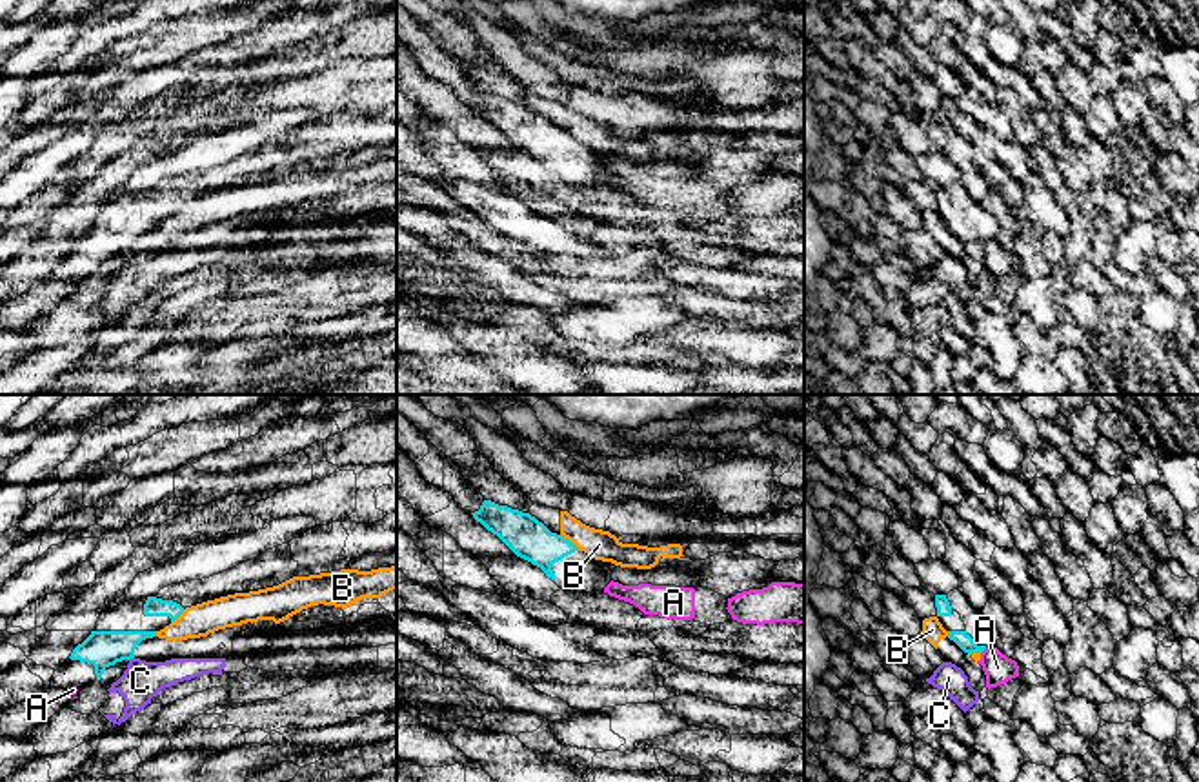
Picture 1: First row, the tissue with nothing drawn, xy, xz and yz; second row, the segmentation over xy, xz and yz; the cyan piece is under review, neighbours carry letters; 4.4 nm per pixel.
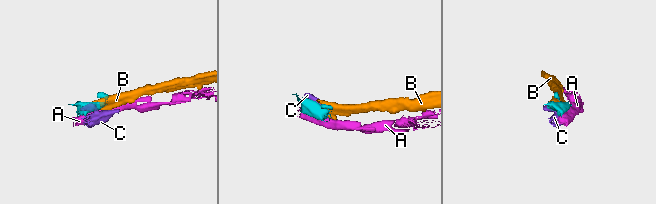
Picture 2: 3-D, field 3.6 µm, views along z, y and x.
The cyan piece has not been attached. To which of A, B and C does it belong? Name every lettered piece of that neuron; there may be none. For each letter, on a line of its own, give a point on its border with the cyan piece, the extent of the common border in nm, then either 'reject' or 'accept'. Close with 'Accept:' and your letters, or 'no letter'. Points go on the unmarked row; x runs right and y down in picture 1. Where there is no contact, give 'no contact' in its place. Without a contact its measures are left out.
A: contact yz (983, 242); length 40 nm; reject
B: contact xz (572, 135); length 120 nm; reject
C: contact xy (131, 250); length 30 nm; reject
Accept: no letter

